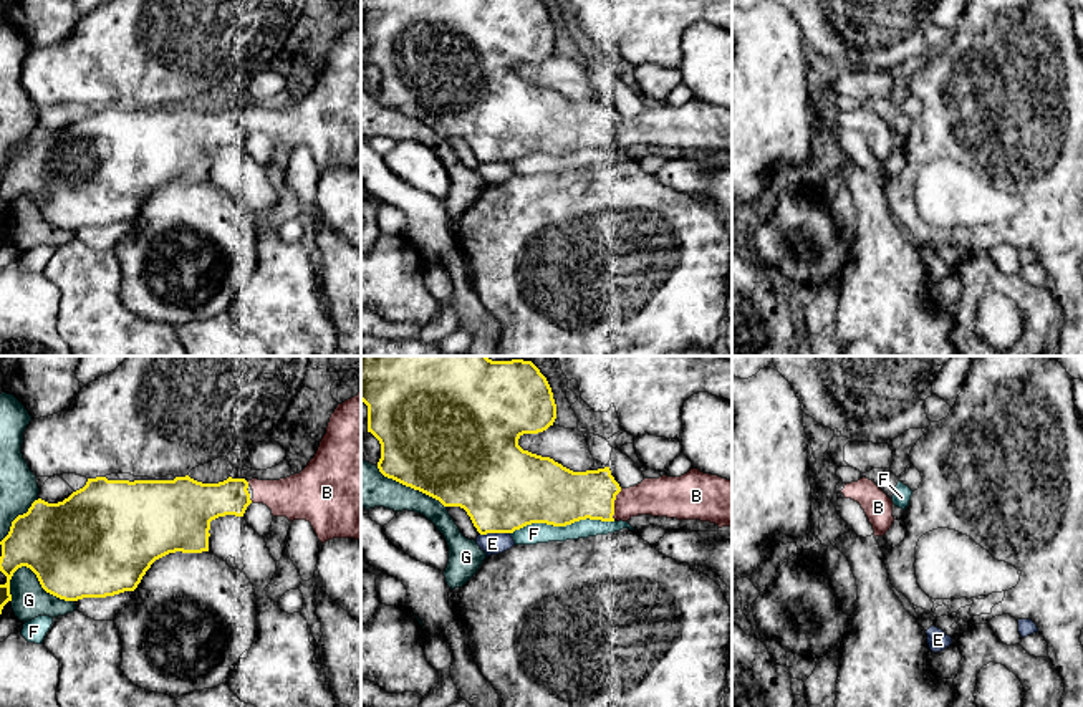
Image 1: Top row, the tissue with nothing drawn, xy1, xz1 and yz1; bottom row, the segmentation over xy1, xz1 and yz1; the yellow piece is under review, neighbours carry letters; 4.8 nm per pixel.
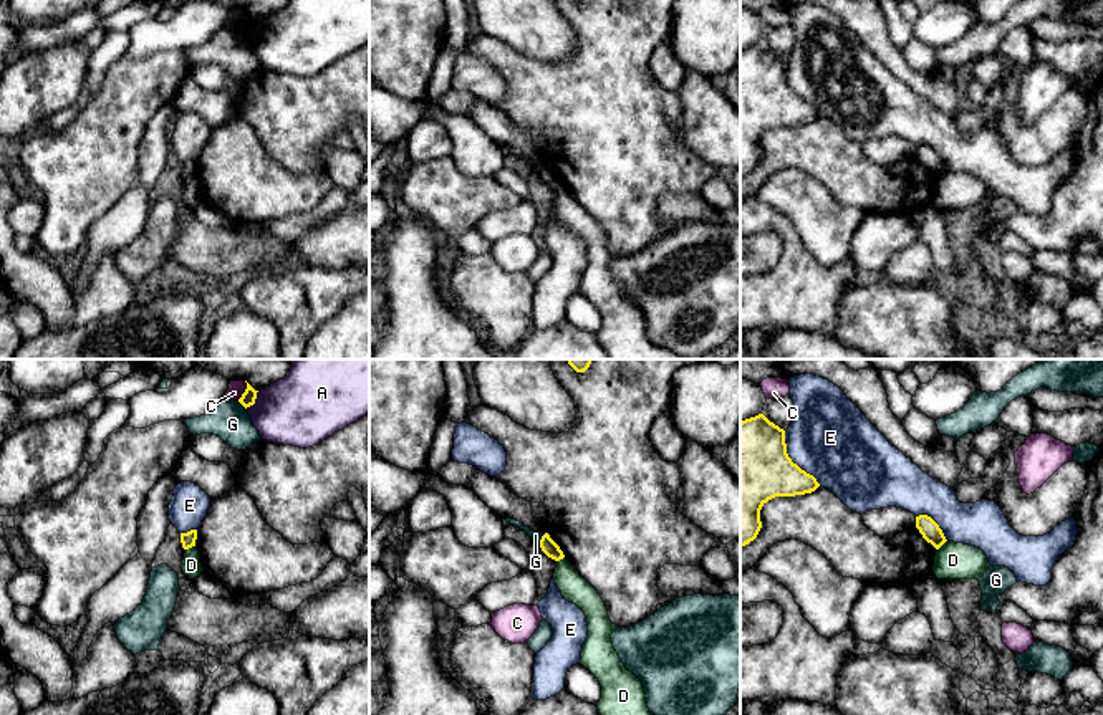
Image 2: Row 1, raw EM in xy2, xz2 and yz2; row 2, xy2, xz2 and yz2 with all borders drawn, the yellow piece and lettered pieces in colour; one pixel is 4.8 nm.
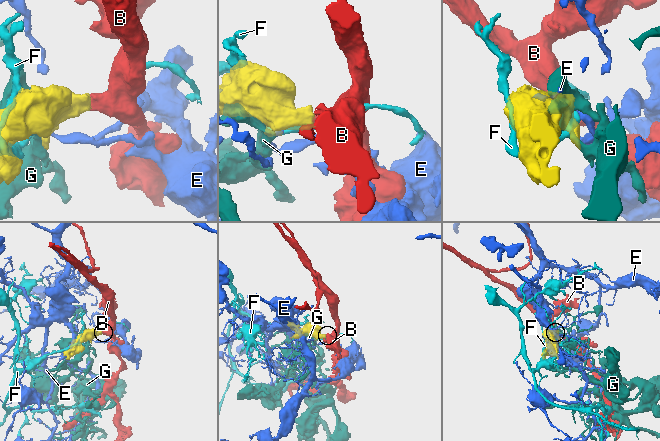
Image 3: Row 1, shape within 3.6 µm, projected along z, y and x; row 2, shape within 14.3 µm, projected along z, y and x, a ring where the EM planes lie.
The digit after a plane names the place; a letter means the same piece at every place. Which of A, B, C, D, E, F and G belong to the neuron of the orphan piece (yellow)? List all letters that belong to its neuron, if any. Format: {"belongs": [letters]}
{"belongs": ["B"]}

